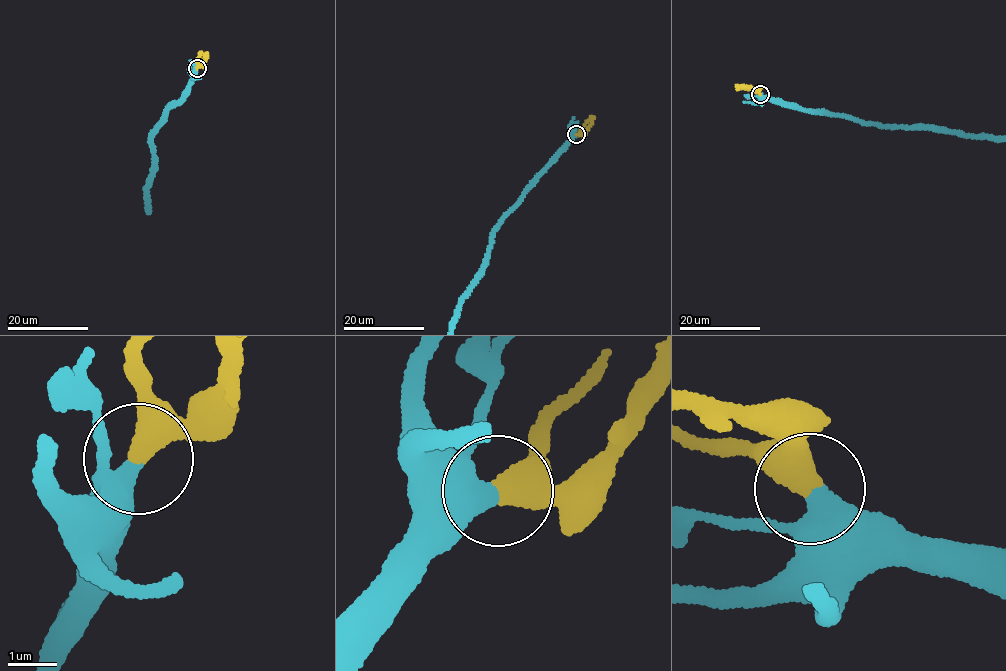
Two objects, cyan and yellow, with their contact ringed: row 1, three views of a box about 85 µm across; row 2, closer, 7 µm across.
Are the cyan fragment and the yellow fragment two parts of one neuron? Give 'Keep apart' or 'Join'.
Join

